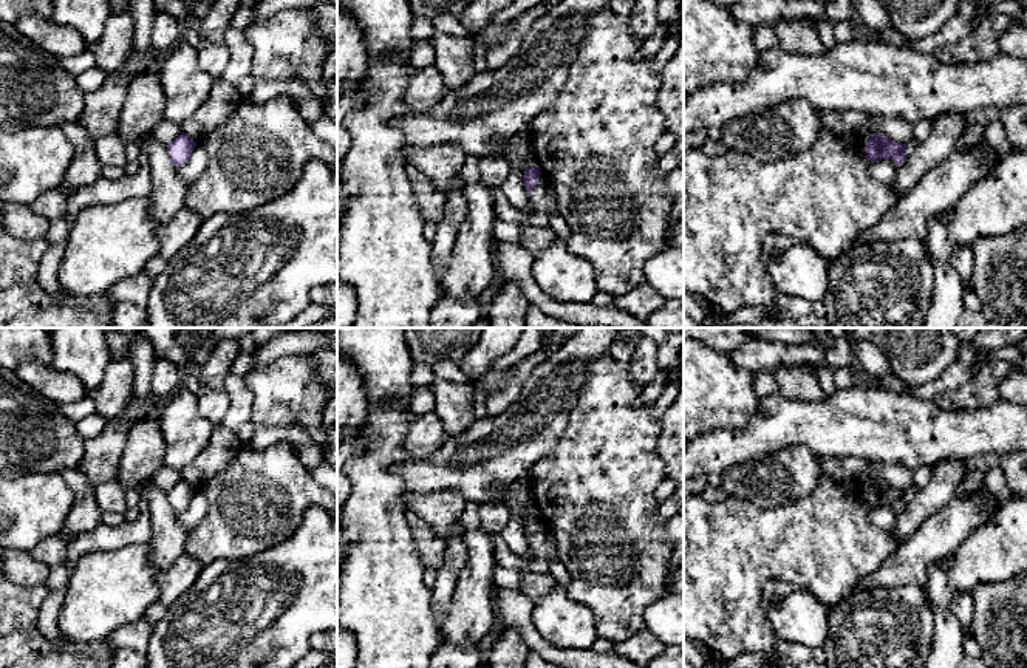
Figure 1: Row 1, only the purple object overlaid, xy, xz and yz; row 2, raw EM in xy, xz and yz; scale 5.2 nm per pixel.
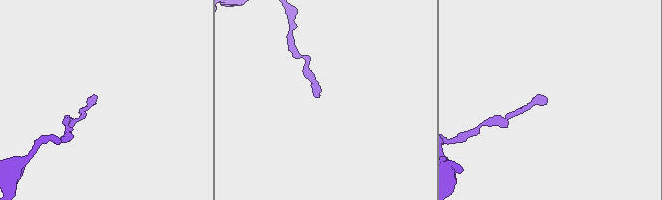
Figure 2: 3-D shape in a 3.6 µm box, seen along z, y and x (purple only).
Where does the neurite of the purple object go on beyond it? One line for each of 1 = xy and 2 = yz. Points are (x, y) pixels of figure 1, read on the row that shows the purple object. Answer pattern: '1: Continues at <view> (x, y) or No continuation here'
1: No continuation here
2: No continuation here

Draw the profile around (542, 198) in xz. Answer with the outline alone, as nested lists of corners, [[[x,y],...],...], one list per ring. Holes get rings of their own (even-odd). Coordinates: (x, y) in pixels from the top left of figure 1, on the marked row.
[[[540,175],[540,181],[529,193],[529,204],[538,212],[558,213],[555,190],[543,175]]]

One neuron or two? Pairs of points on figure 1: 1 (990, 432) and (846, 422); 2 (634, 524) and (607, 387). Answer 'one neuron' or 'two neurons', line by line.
1: one neuron
2: one neuron

